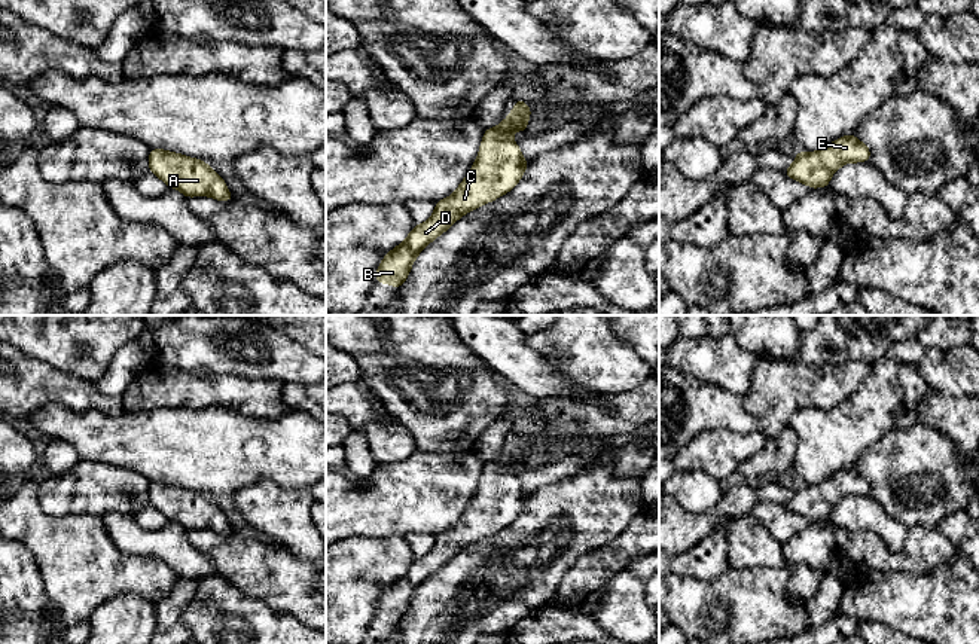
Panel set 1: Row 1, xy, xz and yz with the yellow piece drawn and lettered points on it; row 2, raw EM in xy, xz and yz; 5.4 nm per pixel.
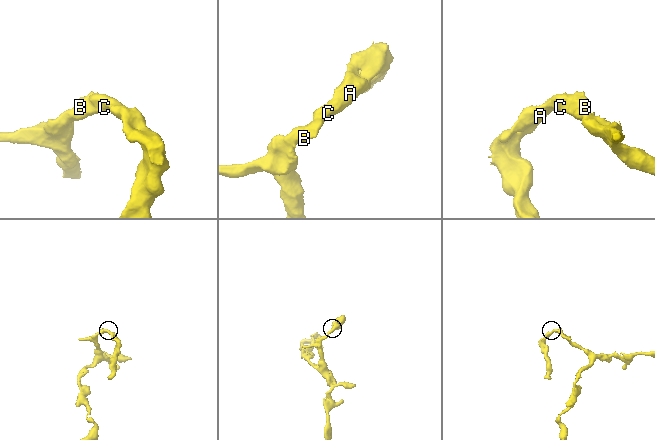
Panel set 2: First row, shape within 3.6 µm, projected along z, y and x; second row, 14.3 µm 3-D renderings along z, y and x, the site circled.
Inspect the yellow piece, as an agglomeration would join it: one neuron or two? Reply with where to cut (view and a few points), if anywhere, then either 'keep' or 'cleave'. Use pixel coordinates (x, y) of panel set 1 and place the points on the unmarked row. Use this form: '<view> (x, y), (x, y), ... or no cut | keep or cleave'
no cut | keep

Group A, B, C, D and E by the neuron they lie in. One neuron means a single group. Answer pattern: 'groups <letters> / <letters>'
groups A B C D E

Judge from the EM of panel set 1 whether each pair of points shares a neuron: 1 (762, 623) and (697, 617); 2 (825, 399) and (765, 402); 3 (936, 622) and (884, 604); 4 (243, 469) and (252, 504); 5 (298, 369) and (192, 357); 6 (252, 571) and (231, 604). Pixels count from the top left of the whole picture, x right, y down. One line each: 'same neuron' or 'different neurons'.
1: same neuron
2: same neuron
3: same neuron
4: different neurons
5: same neuron
6: different neurons

